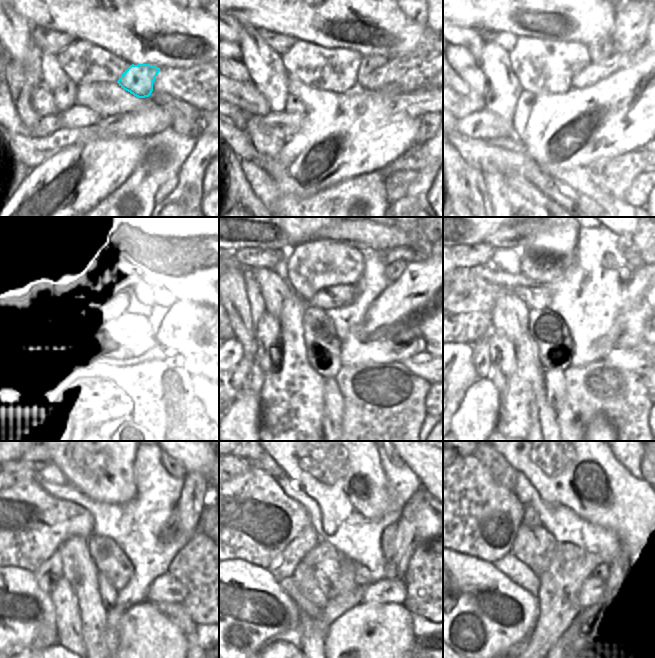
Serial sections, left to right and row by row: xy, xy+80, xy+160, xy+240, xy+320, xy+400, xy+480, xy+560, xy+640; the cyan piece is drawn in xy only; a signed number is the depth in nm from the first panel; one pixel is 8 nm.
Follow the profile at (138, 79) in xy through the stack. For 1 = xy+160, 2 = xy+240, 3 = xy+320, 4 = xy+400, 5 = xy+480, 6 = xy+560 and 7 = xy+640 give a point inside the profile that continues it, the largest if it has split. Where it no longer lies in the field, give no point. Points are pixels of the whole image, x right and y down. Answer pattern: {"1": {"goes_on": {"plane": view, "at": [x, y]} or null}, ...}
{"1": {"goes_on": {"plane": "xy+160", "at": [602, 49]}}, "2": {"goes_on": {"plane": "xy+240", "at": [152, 259]}}, "3": {"goes_on": {"plane": "xy+320", "at": [407, 254]}}, "4": {"goes_on": {"plane": "xy+400", "at": [633, 256]}}, "5": {"goes_on": {"plane": "xy+480", "at": [175, 468]}}, "6": {"goes_on": {"plane": "xy+560", "at": [396, 461]}}, "7": {"goes_on": null}}

